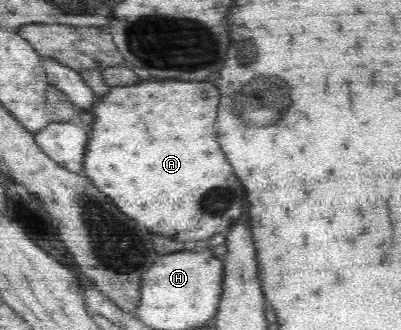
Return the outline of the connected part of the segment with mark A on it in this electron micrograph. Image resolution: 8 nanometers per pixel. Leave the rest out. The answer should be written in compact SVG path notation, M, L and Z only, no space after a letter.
M146 81L142 85L130 85L130 87L115 86L103 97L99 97L94 102L93 122L91 125L90 139L86 145L84 154L84 175L90 179L90 183L102 191L104 195L108 195L114 205L126 213L128 217L136 219L140 225L144 225L146 229L150 229L156 235L164 235L170 237L174 241L193 242L207 241L212 235L226 231L244 211L242 203L244 203L244 189L242 183L238 181L238 177L234 175L226 155L222 153L218 141L216 141L216 133L214 133L214 123L216 123L216 115L218 115L218 101L220 101L220 93L218 89L208 83L208 81L194 81L194 83L184 83L184 81Z

